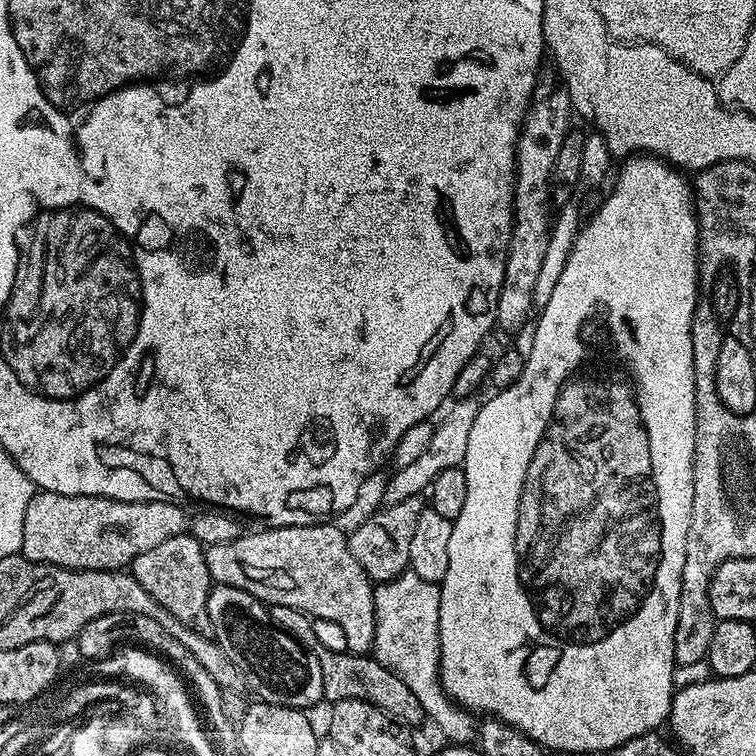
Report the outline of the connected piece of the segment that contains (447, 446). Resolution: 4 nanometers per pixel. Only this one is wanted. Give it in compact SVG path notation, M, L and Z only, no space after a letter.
M468 397L464 400L457 400L443 413L444 418L437 421L434 436L430 440L430 447L418 458L416 462L402 468L396 468L388 485L384 488L385 505L397 504L405 501L406 498L423 495L443 470L461 467L464 463L467 443L470 438L470 429L477 416L480 402L477 397Z

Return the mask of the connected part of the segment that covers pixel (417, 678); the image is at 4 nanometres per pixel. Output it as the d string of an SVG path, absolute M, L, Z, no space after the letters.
M411 570L403 572L393 580L377 583L374 588L376 597L376 625L374 626L374 642L372 652L382 666L386 666L402 683L416 695L422 706L425 717L445 736L448 744L471 745L478 736L478 720L466 708L461 708L455 700L451 700L444 692L440 681L440 585L426 582L426 578L418 578Z

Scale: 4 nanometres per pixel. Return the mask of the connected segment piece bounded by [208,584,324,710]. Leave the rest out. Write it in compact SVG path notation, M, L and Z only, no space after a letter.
M216 584L210 590L208 609L210 610L212 636L218 642L218 646L222 646L222 650L226 650L226 658L230 658L230 662L234 662L234 666L238 666L247 691L253 697L259 698L265 704L277 704L305 710L311 709L311 704L321 703L324 700L322 666L317 662L315 655L306 650L299 640L295 640L290 633L283 632L274 623L269 605L264 601L246 594L246 590Z

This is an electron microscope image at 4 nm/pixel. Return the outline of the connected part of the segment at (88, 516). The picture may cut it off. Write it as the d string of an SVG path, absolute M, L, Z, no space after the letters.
M39 490L26 506L26 522L22 522L22 546L20 552L28 560L39 564L53 564L86 572L111 572L131 565L138 554L154 550L154 546L166 542L166 538L185 535L190 520L180 509L179 503L170 500L111 500L105 496L71 496Z

